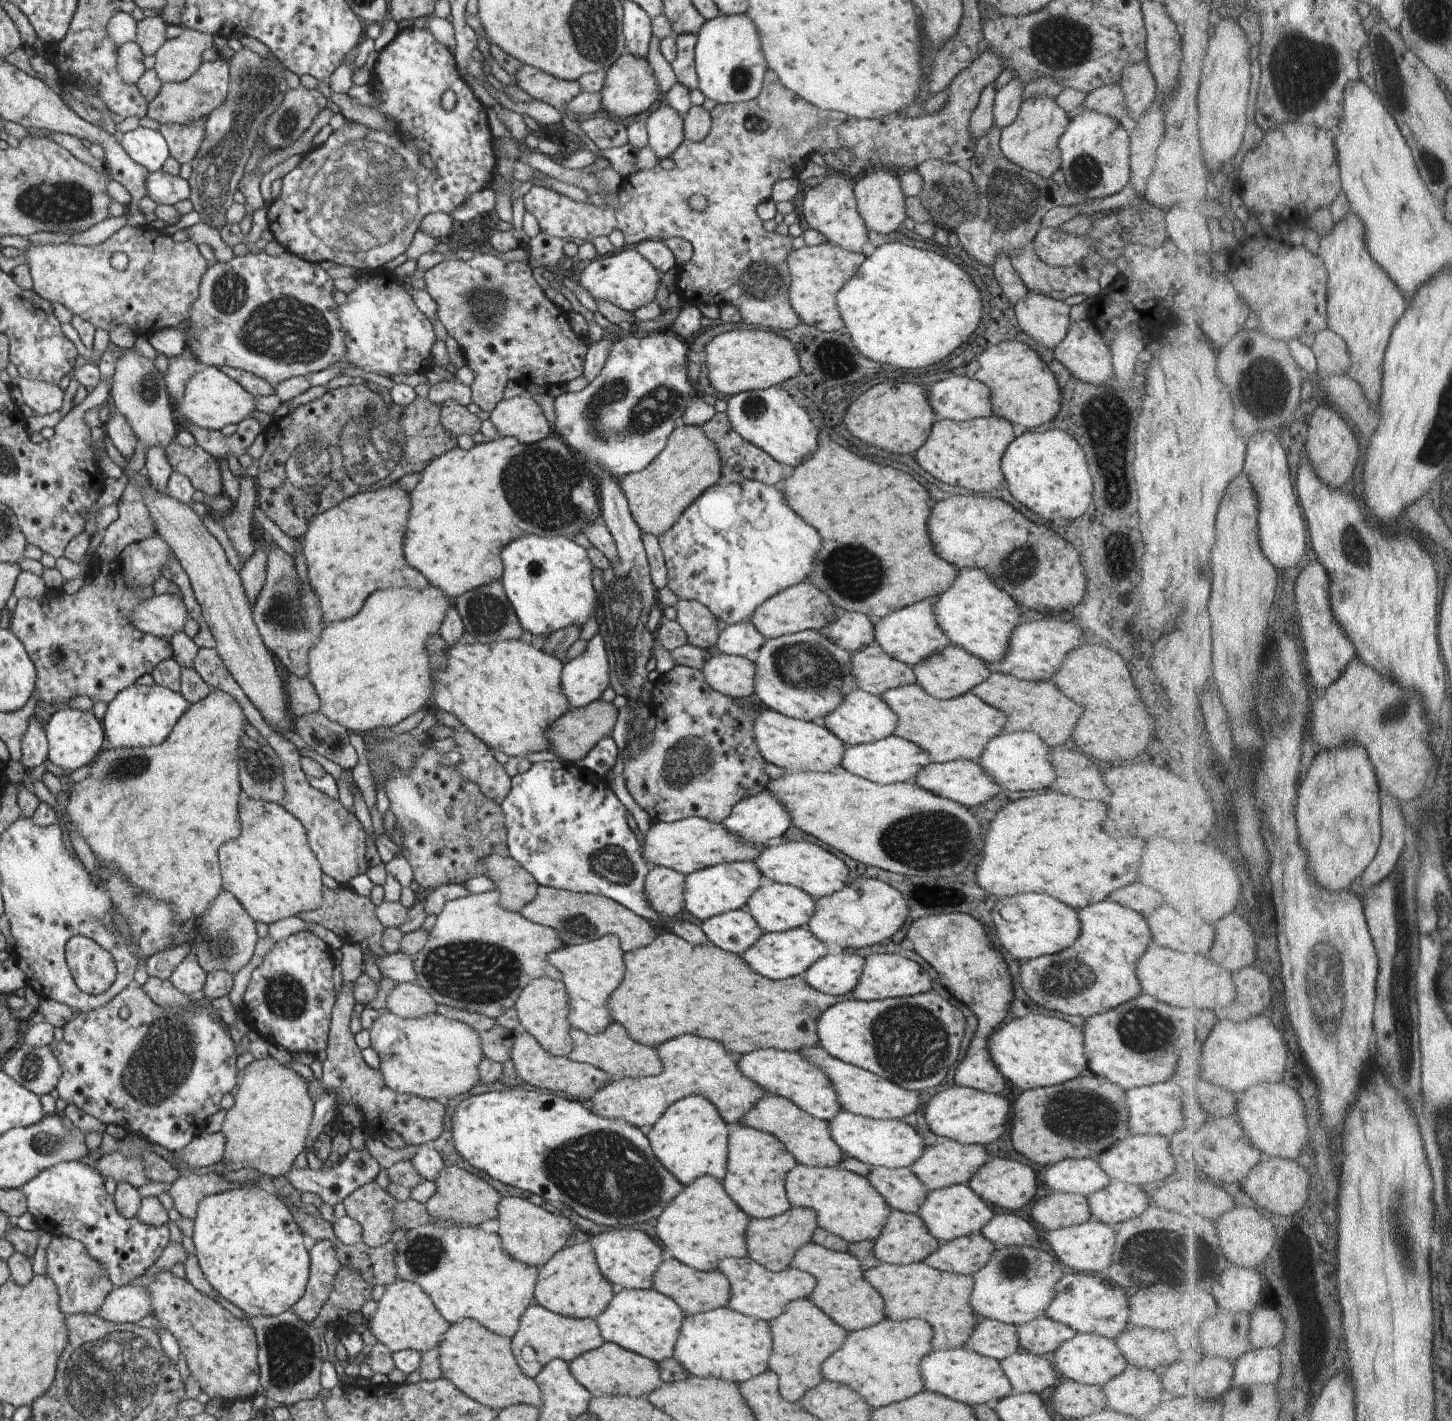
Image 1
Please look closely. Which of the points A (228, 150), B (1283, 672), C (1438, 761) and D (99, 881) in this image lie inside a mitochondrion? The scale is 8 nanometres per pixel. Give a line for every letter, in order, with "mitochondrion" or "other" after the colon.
A: mitochondrion
B: mitochondrion
C: other
D: other

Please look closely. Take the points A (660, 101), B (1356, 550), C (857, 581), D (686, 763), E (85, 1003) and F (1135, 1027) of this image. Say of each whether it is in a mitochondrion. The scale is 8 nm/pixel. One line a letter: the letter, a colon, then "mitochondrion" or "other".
A: other
B: mitochondrion
C: mitochondrion
D: mitochondrion
E: other
F: mitochondrion

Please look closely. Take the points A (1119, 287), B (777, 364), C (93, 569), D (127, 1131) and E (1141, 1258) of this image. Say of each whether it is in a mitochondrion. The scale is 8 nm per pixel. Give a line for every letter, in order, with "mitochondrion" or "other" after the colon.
A: other
B: other
C: other
D: other
E: mitochondrion

